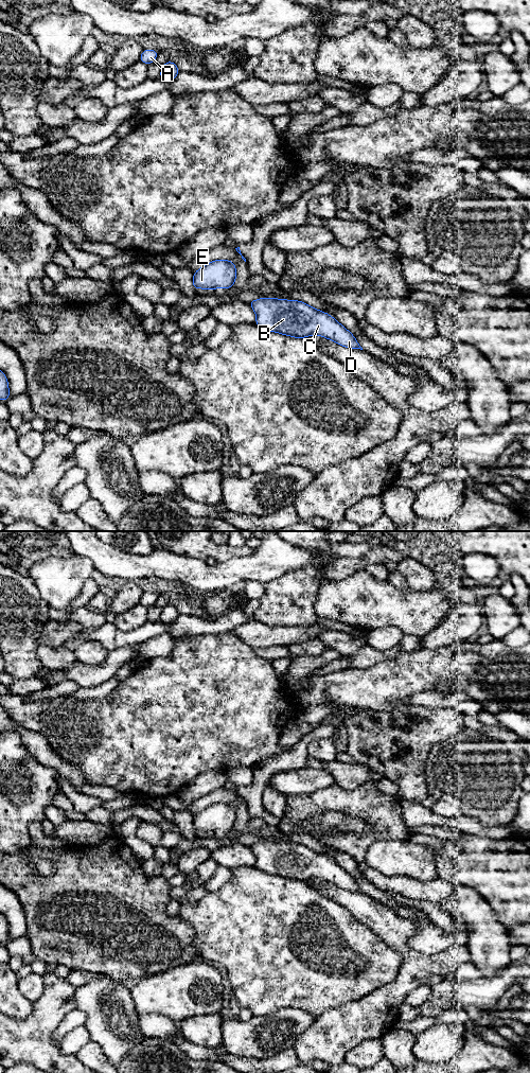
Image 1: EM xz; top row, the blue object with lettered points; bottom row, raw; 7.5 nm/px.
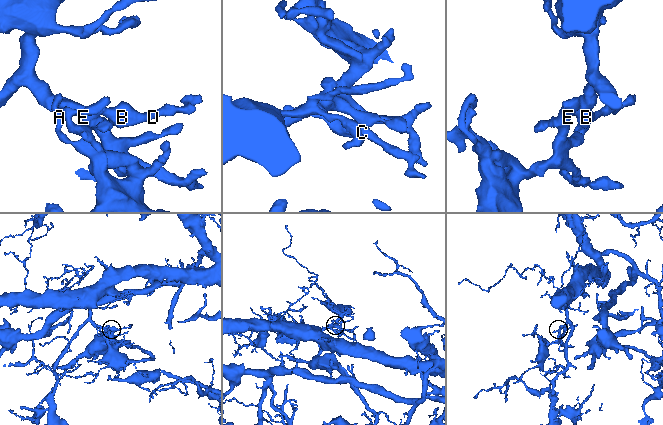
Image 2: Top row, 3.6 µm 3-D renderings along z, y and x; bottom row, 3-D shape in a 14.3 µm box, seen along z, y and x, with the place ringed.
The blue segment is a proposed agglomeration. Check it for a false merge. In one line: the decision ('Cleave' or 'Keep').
Keep

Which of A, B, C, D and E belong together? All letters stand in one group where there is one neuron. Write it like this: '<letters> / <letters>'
A B C D E

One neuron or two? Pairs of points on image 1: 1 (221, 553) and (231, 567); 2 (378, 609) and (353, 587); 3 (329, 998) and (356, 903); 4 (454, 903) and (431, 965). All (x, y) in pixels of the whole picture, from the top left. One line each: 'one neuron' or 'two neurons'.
1: two neurons
2: one neuron
3: two neurons
4: two neurons

